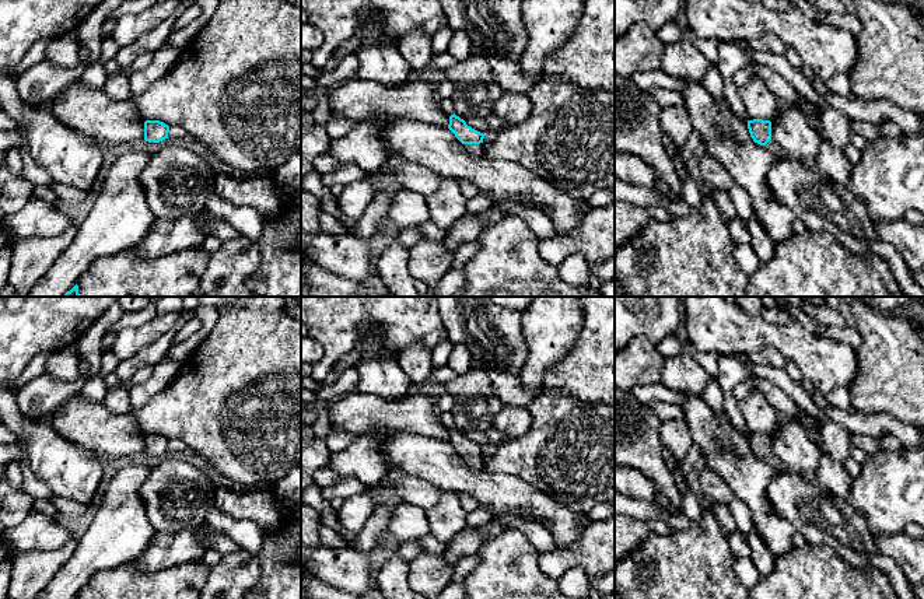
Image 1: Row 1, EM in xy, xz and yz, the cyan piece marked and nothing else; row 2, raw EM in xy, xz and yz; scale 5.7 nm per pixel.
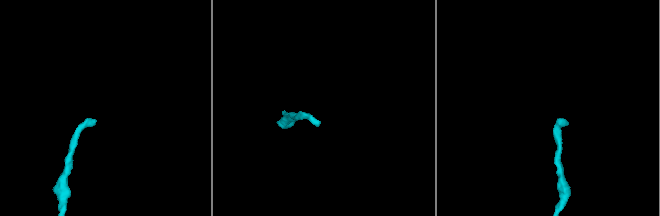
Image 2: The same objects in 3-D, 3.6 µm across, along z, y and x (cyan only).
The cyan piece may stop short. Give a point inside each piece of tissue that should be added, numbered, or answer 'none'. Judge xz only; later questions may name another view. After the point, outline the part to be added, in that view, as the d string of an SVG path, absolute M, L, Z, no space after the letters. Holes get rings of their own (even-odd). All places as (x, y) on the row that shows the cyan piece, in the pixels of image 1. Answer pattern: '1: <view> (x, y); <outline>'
1: xz (475, 150); M480 143L480 144L463 144L463 146L470 155L473 155L473 157L483 155L483 143Z

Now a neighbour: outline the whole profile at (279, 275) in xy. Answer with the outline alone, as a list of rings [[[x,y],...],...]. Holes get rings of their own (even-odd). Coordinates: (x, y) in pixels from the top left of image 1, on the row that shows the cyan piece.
[[[288,202],[283,209],[263,218],[263,231],[258,241],[260,265],[245,279],[249,297],[301,297],[301,220],[288,214]]]

